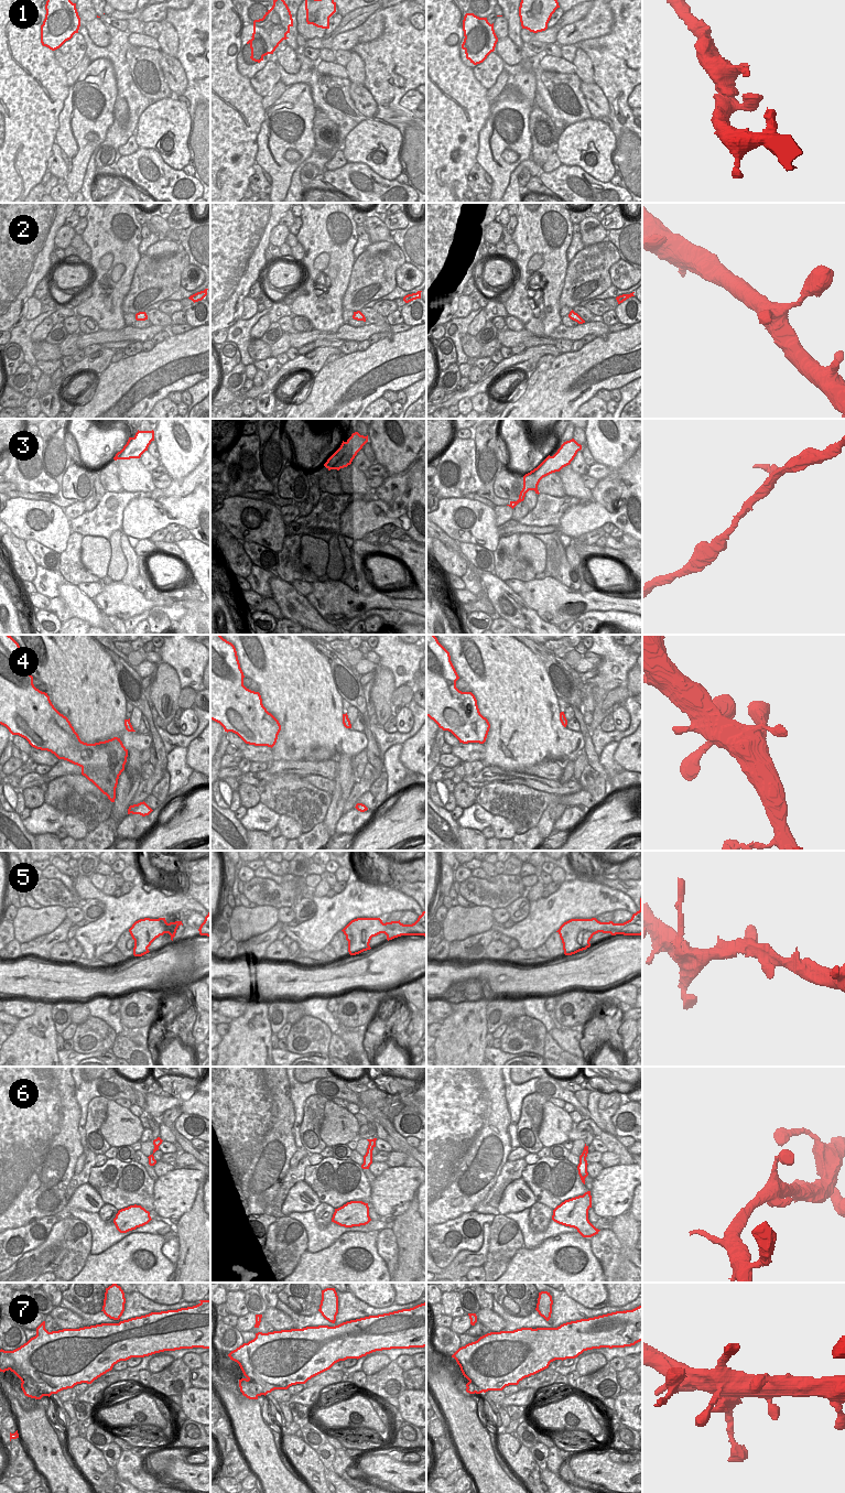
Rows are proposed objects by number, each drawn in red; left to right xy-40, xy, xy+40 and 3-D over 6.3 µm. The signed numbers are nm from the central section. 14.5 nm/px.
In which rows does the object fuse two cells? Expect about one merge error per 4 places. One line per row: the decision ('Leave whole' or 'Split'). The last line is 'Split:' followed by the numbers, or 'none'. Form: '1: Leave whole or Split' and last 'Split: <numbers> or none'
1: Leave whole
2: Leave whole
3: Leave whole
4: Leave whole
5: Leave whole
6: Leave whole
7: Leave whole
Split: none.

